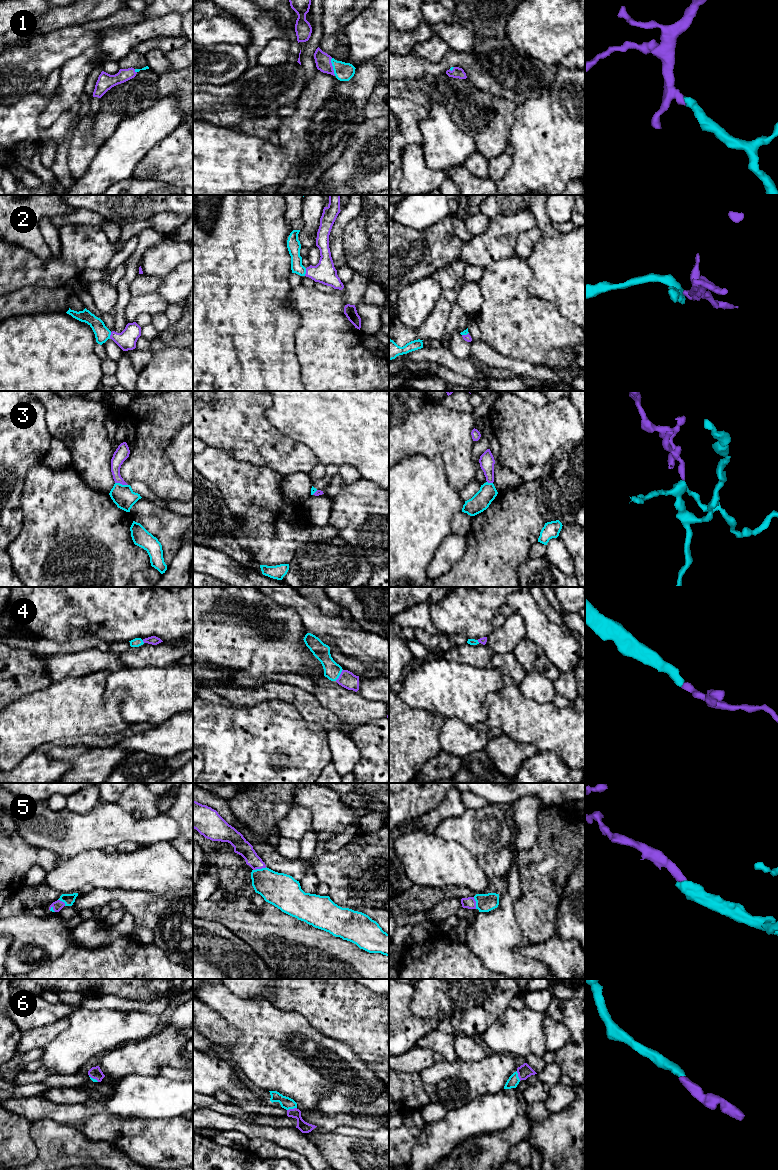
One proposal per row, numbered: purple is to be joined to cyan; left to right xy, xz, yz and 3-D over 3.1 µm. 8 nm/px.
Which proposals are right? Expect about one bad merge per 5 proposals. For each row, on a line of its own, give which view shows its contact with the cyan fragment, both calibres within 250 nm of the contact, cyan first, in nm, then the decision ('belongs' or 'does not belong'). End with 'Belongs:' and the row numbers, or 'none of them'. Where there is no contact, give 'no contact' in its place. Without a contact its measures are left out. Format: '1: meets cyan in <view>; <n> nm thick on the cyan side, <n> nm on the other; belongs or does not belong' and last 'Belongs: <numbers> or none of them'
1: meets cyan in xz; 150 nm thick on the cyan side, 130 nm on the other; belongs
2: meets cyan in xz; 110 nm thick on the cyan side, 180 nm on the other; belongs
3: meets cyan in xy; 180 nm thick on the cyan side, 110 nm on the other; does not belong
4: meets cyan in xz; 140 nm thick on the cyan side, 140 nm on the other; belongs
5: meets cyan in xz; 280 nm thick on the cyan side, 130 nm on the other; belongs
6: meets cyan in xz; 100 nm thick on the cyan side, 90 nm on the other; belongs
Belongs: 1, 2, 4, 5, 6

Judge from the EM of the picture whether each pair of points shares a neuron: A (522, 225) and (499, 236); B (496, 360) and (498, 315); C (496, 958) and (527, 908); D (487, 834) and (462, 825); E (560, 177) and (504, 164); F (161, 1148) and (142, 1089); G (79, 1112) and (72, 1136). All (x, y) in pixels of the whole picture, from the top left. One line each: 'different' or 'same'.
A: same
B: different
C: different
D: same
E: different
F: different
G: different

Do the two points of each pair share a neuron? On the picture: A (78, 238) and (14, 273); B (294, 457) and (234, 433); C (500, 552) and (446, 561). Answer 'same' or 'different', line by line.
A: same
B: same
C: different

